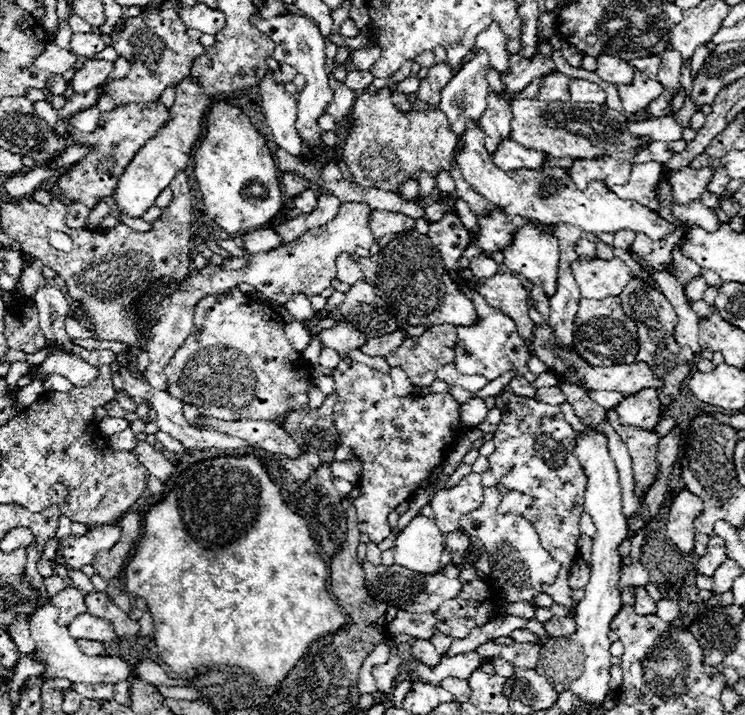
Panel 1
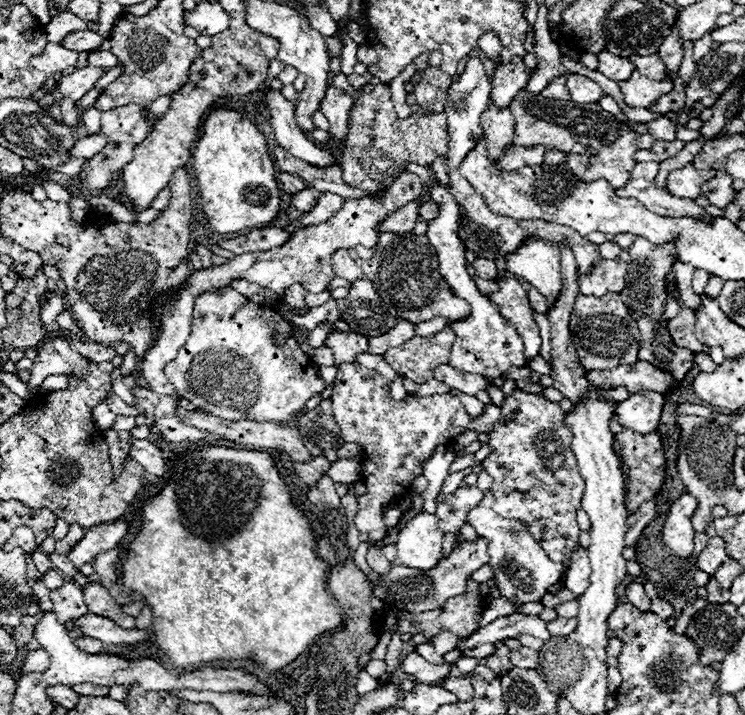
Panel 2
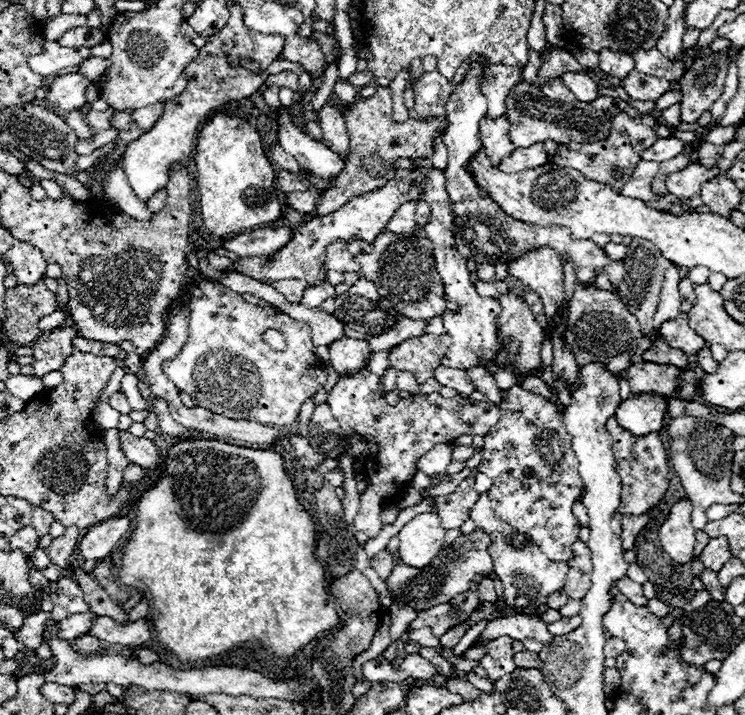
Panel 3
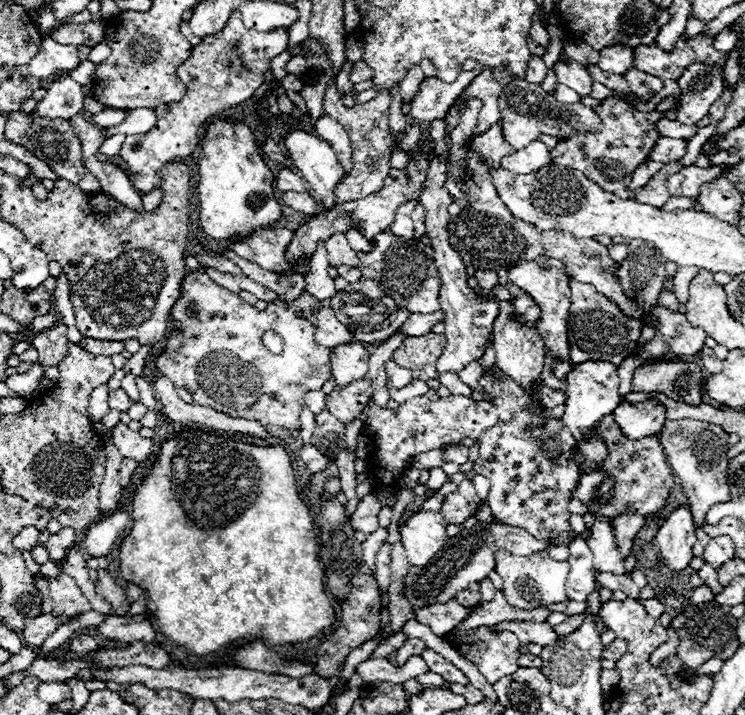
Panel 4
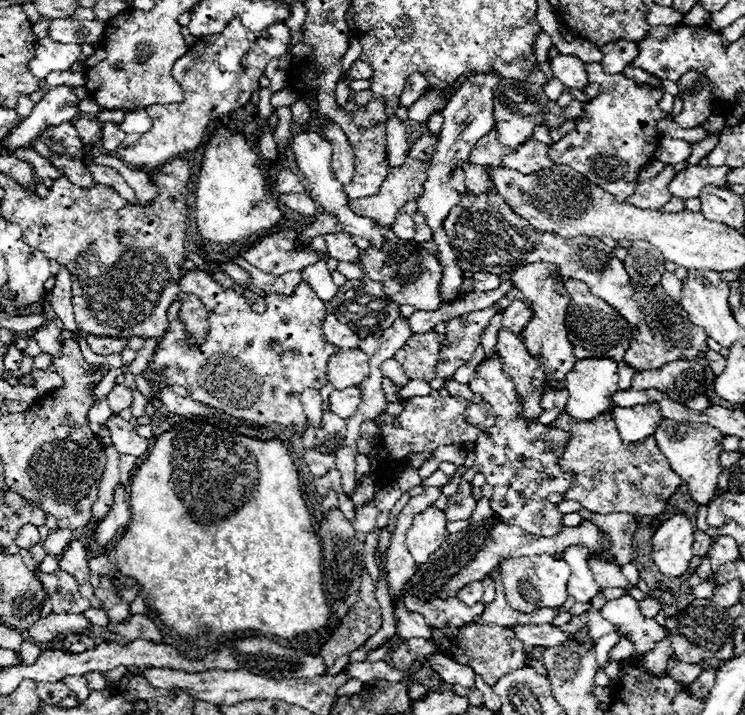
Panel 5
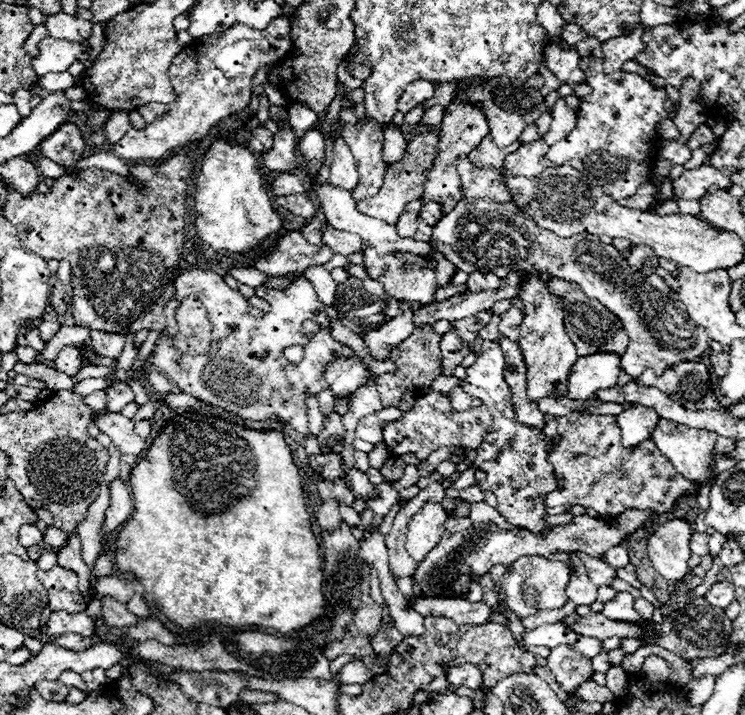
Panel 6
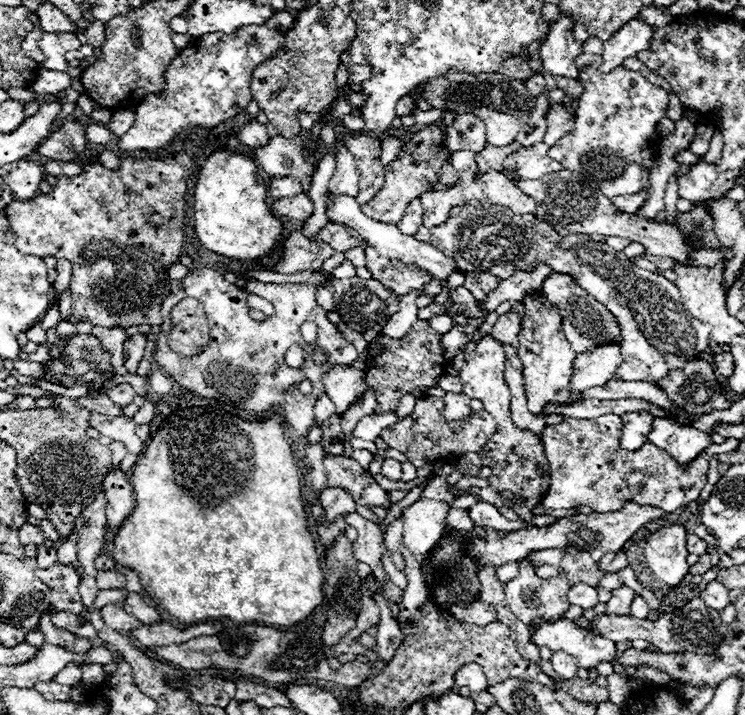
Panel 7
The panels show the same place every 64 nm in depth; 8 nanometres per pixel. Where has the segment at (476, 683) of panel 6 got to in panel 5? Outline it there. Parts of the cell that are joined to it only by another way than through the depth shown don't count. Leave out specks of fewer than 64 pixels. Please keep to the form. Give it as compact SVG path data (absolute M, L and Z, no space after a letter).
M430 656L430 666L442 676L444 682L474 688L474 670L470 666L462 666L446 656Z

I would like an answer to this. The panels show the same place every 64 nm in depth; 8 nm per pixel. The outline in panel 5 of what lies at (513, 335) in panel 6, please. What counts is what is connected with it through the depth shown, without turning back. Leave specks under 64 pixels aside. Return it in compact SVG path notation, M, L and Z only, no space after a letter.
M514 300L514 302L502 312L502 316L504 316L504 318L502 318L502 328L510 330L510 332L514 332L514 334L520 334L522 328L526 326L526 322L530 320L532 312L530 312L530 308L526 306L526 302Z

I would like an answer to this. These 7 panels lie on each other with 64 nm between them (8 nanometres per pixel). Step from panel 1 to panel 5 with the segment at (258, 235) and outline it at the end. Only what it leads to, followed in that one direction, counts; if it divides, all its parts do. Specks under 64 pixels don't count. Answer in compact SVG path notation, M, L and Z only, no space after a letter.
M294 230L268 234L252 248L242 250L240 256L266 274L280 276L286 272L302 272L306 266L316 264L322 252L316 252L312 246L296 246L296 238L298 232Z

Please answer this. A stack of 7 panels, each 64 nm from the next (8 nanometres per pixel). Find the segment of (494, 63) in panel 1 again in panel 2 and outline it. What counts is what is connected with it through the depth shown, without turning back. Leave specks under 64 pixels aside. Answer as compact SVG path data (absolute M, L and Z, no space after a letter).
M490 32L490 34L486 34L486 36L482 36L478 44L480 44L480 50L484 50L484 52L486 52L486 56L488 56L488 58L492 58L492 60L500 54L500 42L496 40L496 36L494 36L492 32Z

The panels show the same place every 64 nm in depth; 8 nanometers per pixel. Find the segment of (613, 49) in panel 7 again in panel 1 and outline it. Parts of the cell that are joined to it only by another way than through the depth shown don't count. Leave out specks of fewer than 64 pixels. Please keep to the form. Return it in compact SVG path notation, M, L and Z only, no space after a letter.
M610 54L598 56L596 74L612 84L630 84L634 78L634 68L626 60L618 60Z

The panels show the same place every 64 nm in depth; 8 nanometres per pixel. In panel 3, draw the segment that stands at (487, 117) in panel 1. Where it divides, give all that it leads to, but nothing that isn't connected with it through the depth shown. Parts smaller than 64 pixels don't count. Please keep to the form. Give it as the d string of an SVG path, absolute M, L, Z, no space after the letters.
M500 116L498 120L482 118L478 138L482 142L482 150L486 152L486 156L494 166L498 166L504 156L514 152L514 144L510 142L510 136L508 136L506 116Z

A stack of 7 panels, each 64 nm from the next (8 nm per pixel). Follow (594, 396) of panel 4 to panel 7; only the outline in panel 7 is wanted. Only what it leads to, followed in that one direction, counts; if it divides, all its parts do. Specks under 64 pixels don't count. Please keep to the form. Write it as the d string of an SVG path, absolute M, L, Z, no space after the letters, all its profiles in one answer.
M614 342L598 344L582 352L574 360L574 392L582 392L592 386L604 386L608 380L614 378L614 370L618 368L622 356L620 346Z

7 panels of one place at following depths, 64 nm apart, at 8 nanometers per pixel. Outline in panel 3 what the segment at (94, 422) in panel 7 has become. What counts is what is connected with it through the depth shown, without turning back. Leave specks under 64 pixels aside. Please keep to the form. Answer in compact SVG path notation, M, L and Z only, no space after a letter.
M120 430L120 448L130 462L136 462L144 470L154 470L158 466L158 448L150 438L138 438L128 430Z

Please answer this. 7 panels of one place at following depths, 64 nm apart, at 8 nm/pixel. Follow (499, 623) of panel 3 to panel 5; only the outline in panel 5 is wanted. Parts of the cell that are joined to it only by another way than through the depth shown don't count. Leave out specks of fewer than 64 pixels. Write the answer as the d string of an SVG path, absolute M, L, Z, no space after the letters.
M540 624L540 626L510 626L518 640L530 648L530 646L544 646L544 648L550 648L550 646L558 646L566 640L572 638L572 634L566 634L562 632L558 626L554 624Z

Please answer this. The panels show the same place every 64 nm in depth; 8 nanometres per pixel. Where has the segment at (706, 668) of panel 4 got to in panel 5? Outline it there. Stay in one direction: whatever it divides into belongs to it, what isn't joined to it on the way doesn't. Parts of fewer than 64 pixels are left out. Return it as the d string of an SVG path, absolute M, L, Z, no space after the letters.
M676 656L668 658L668 676L680 684L690 684L700 676L702 669L696 664L682 664Z

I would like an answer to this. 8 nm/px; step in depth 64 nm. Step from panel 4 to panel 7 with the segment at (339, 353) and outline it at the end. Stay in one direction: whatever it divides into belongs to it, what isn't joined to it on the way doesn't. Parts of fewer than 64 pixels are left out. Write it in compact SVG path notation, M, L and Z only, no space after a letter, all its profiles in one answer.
M334 366L326 376L322 376L324 392L336 406L336 414L342 416L360 396L366 392L364 372L352 366Z

